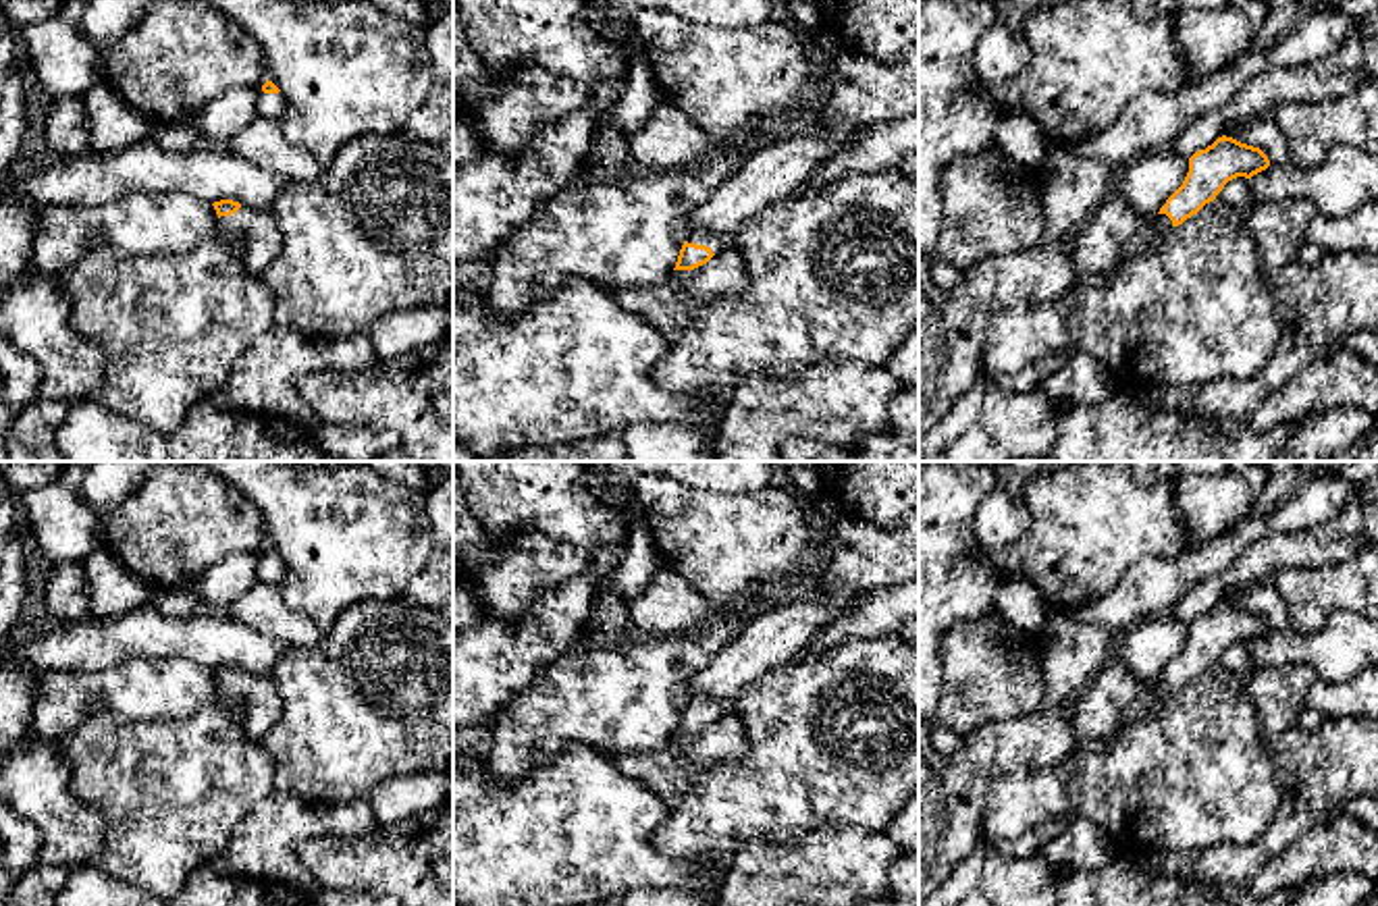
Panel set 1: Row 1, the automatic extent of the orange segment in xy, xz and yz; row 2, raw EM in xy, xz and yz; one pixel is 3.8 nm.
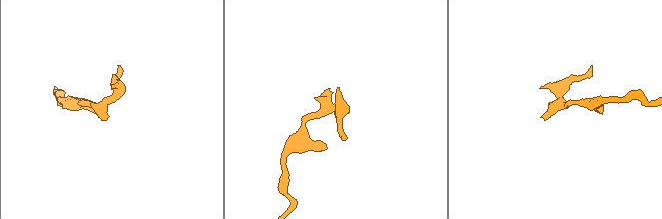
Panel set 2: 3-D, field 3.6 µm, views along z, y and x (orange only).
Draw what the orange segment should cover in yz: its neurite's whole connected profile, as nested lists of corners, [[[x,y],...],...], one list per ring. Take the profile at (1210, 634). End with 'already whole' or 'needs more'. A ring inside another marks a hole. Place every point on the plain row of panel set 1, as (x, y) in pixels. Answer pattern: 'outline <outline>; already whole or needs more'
outline [[[1226,601],[1218,603],[1212,611],[1189,623],[1189,638],[1183,650],[1166,665],[1156,686],[1122,713],[1122,723],[1147,717],[1166,696],[1183,690],[1205,669],[1214,667],[1228,646],[1237,642],[1251,644],[1268,632],[1270,625],[1260,613]]]; needs more

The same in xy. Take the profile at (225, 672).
outline [[[233,665],[212,669],[218,680],[218,696],[245,704],[243,729],[251,740],[262,740],[281,715],[281,698],[266,675],[254,675]]]; needs more

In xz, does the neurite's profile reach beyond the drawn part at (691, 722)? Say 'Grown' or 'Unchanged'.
Grown

